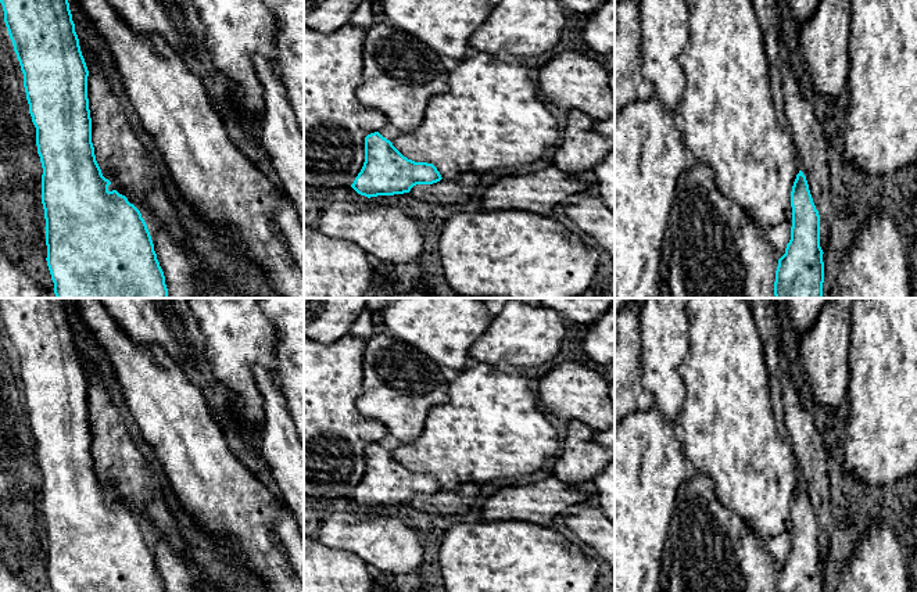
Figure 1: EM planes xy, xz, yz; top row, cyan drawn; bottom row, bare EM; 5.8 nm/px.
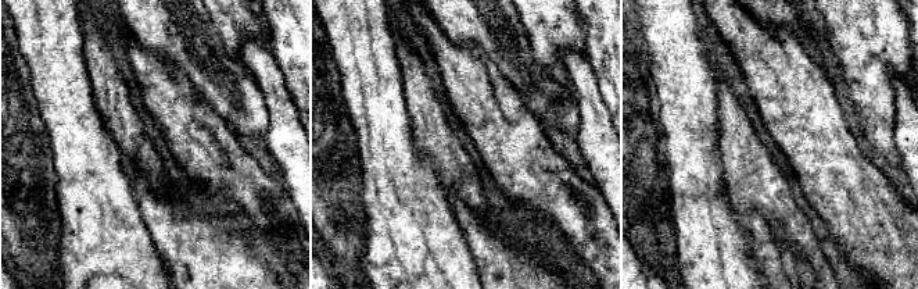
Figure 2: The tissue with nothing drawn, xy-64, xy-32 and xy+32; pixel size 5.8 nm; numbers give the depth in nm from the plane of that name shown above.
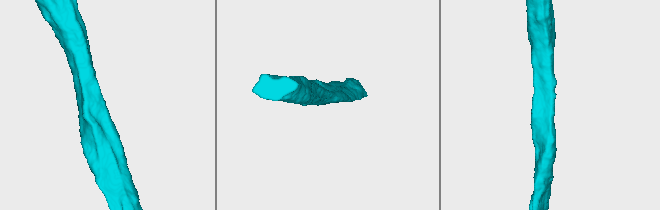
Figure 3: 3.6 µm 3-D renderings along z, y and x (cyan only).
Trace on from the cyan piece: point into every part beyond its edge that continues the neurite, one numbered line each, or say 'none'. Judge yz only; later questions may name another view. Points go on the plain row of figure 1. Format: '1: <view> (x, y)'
none

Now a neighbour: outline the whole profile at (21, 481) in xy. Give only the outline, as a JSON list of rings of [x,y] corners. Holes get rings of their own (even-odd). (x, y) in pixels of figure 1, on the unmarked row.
[[[0,327],[0,528],[22,559],[46,555],[42,485],[24,384]]]

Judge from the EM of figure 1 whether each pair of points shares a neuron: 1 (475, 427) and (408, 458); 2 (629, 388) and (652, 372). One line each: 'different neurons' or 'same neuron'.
1: same neuron
2: different neurons

